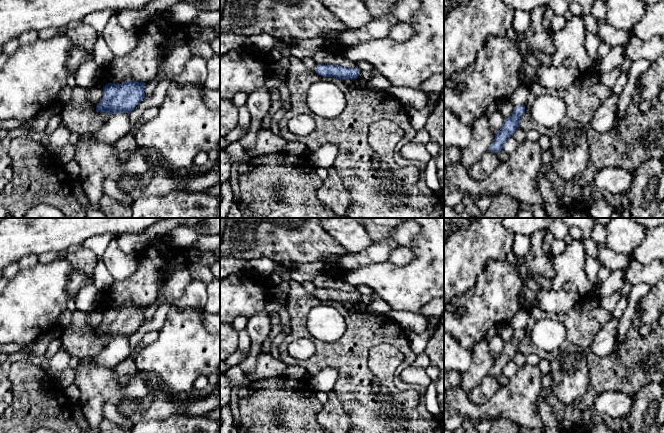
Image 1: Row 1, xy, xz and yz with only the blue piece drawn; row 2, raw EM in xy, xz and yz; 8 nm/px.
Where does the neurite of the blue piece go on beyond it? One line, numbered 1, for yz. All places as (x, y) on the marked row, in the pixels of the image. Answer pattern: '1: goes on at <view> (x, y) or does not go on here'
1: does not go on here

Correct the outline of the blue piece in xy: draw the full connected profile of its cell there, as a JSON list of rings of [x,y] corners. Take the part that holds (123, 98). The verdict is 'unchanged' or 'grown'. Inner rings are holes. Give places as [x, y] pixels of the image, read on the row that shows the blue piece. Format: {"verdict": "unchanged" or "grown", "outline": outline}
{"verdict": "unchanged", "outline": [[[129,81],[120,85],[108,83],[103,87],[103,97],[96,107],[97,112],[110,115],[117,113],[130,114],[144,98],[146,83]]]}

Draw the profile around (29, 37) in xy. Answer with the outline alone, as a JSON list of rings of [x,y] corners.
[[[28,31],[25,33],[22,33],[18,36],[19,44],[20,45],[27,45],[35,42],[38,39],[38,31]]]

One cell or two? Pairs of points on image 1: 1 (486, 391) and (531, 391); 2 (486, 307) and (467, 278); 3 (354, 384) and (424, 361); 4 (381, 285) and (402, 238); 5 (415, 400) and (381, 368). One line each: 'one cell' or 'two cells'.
1: two cells
2: two cells
3: two cells
4: two cells
5: one cell

